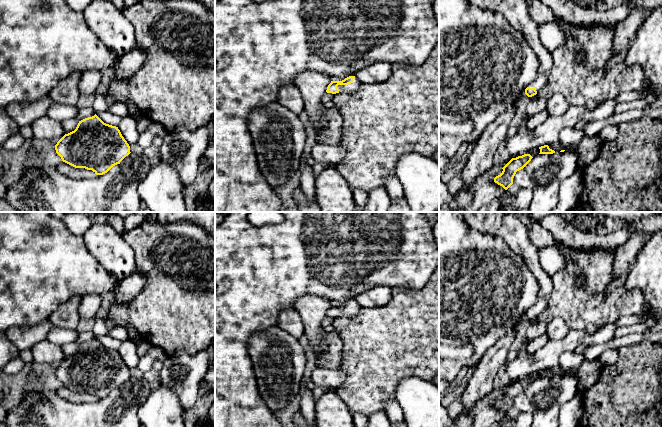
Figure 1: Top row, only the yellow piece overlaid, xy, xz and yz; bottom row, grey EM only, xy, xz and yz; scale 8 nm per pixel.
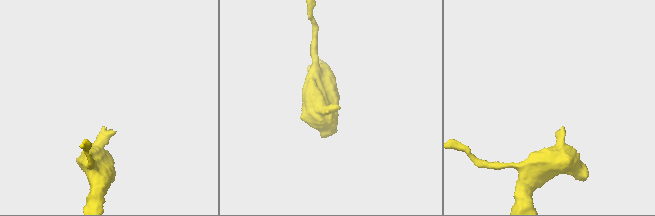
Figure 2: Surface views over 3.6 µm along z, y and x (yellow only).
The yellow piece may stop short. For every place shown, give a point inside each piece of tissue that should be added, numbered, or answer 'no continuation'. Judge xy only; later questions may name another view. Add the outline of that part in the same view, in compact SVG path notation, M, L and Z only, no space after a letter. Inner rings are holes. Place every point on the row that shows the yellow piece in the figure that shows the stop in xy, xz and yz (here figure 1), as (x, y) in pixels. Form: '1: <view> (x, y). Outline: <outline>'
no continuation

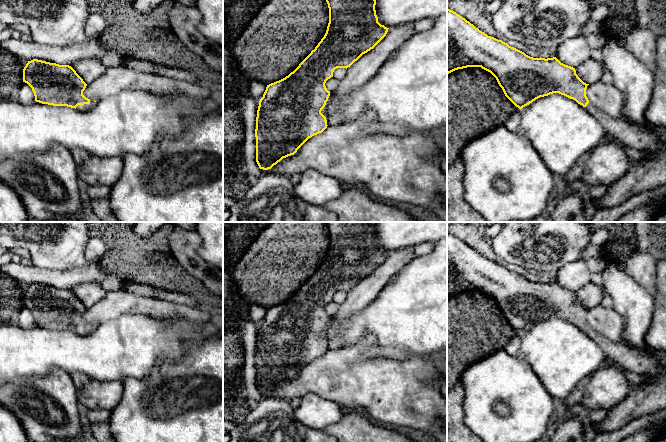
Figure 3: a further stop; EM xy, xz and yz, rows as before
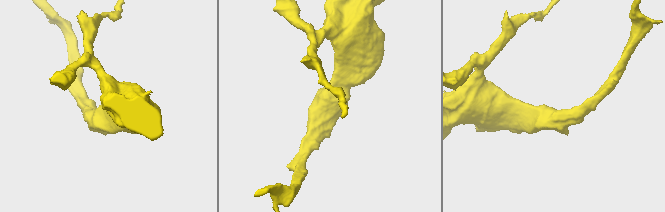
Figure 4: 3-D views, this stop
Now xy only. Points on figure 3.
1: xy (84, 107). Outline: M90 100L89 104L84 104L84 105L78 105L76 109L78 111L86 111L86 110L91 110L95 106L96 102L94 100Z

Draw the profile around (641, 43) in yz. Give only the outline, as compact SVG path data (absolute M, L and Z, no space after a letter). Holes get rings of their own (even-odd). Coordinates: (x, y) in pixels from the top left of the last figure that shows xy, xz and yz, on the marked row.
M635 26L635 28L628 34L623 43L625 48L639 62L647 66L653 74L657 69L656 40L657 36L654 32Z

